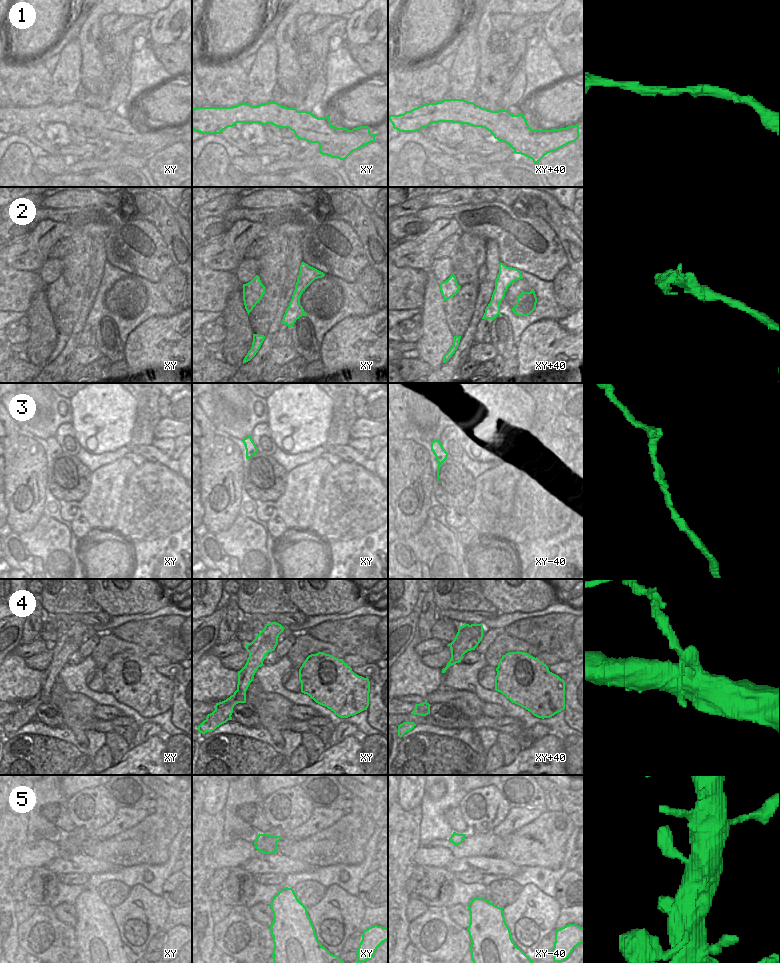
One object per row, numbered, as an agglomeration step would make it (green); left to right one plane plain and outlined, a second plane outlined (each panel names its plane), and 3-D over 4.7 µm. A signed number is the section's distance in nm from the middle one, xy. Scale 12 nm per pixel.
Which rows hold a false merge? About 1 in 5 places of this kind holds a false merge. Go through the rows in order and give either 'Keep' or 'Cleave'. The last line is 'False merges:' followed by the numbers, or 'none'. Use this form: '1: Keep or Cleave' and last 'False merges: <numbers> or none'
1: Keep
2: Keep
3: Keep
4: Cleave
5: Keep
False merges: 4.

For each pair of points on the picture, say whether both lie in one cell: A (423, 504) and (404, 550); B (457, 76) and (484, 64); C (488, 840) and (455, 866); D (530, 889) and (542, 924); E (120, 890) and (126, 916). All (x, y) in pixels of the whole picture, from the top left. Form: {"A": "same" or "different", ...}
{"A": "different", "B": "different", "C": "different", "D": "same", "E": "different"}

